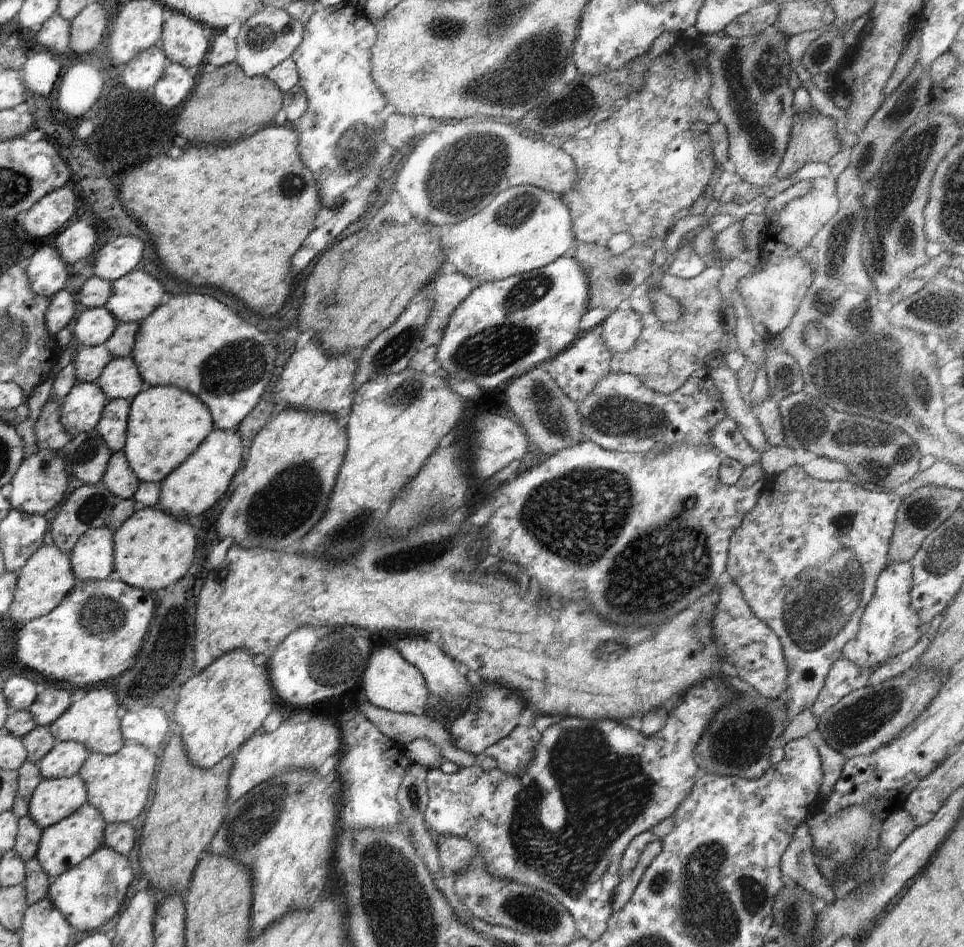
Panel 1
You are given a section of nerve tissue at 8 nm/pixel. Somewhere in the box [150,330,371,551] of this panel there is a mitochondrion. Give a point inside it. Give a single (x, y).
(288, 501)

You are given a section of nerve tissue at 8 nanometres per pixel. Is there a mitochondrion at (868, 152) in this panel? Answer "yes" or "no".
yes

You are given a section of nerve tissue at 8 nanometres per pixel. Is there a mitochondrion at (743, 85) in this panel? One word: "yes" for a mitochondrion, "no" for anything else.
yes

